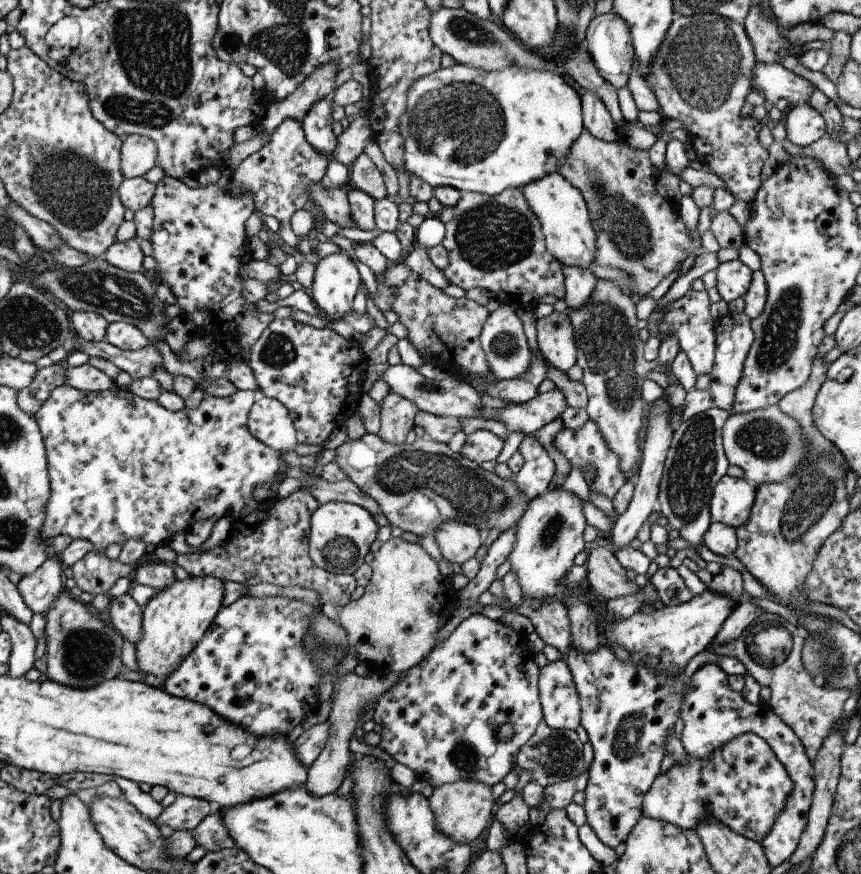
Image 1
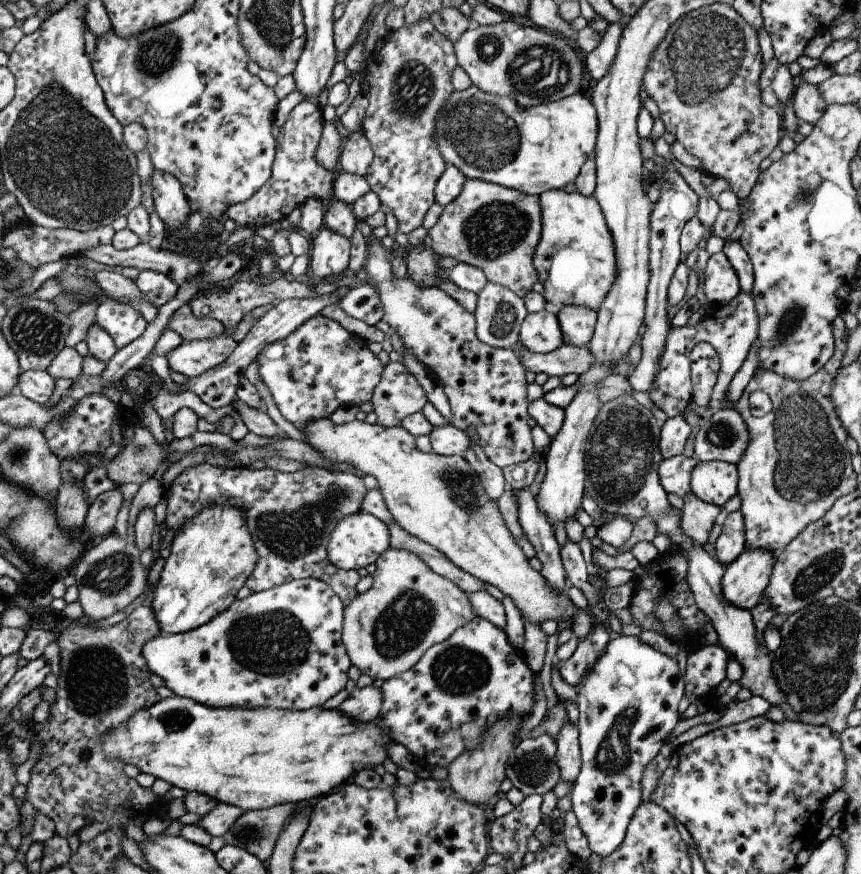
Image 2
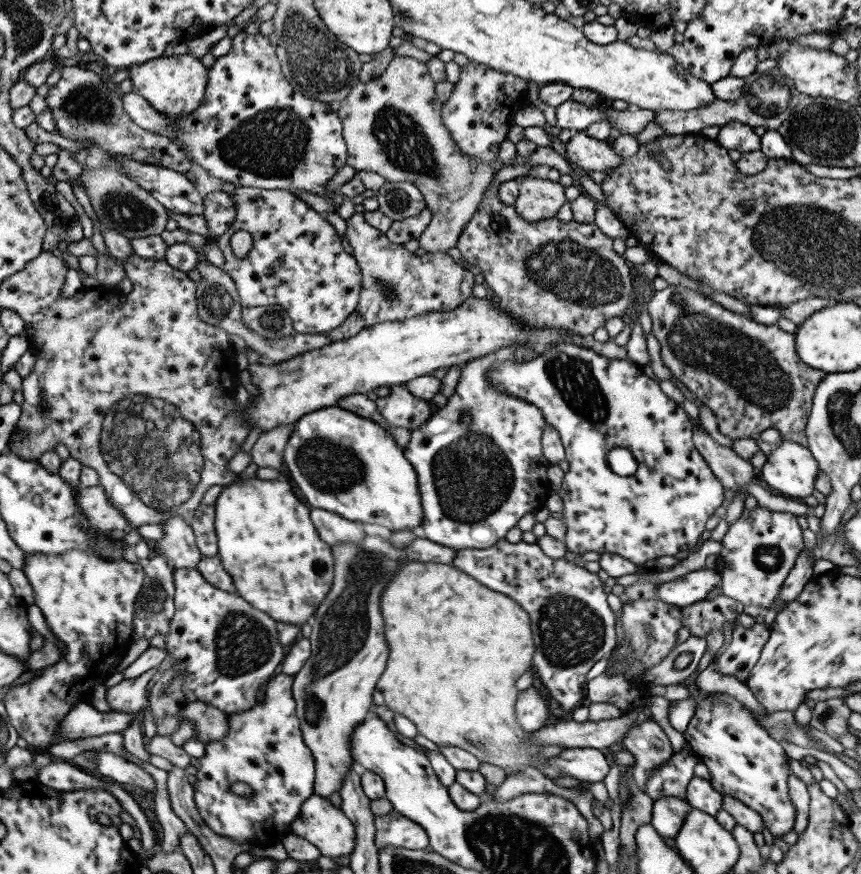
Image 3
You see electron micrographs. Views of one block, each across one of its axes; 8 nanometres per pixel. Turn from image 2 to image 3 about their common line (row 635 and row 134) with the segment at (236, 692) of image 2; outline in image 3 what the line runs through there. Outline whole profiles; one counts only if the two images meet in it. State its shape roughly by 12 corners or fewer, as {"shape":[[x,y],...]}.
{"shape":[[242,29],[177,124],[125,114],[216,179],[305,190],[346,161],[341,119]]}

